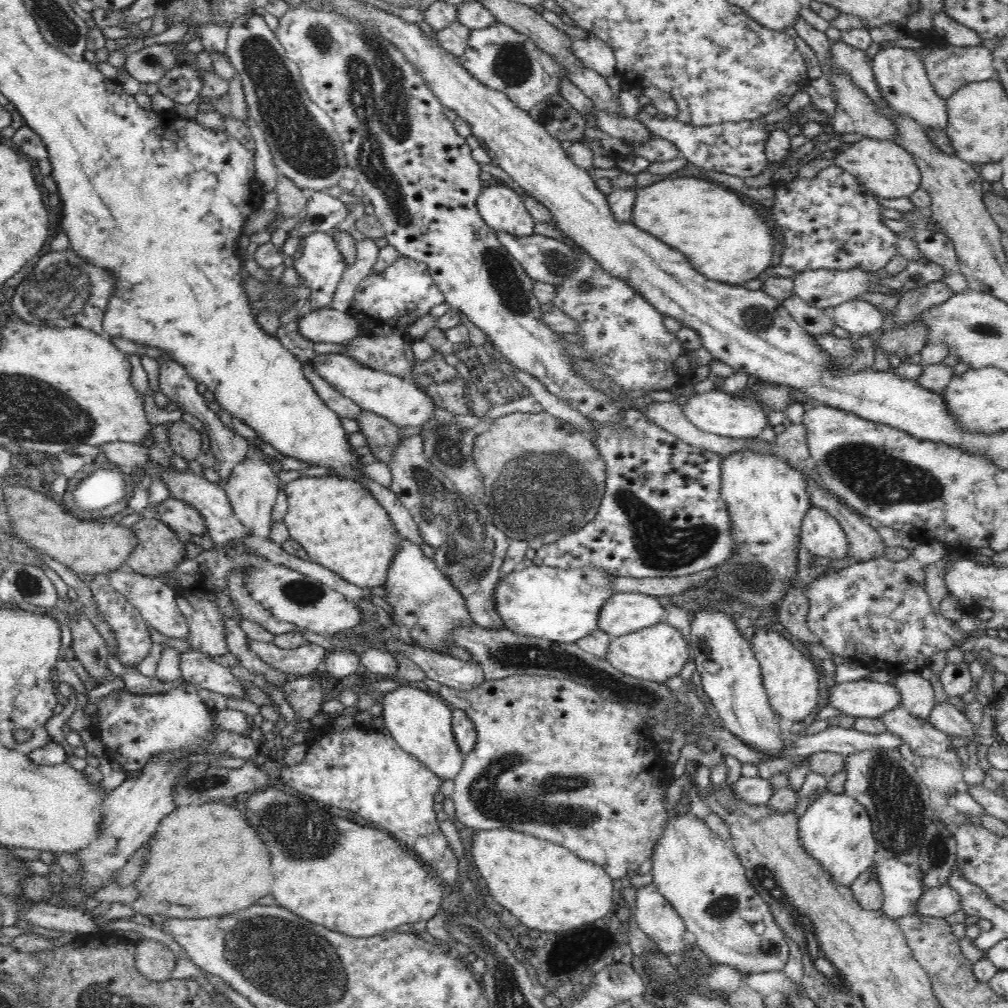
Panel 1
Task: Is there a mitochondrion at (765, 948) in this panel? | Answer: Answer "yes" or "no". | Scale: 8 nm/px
yes

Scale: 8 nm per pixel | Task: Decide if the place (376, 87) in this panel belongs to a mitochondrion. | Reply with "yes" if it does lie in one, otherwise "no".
yes

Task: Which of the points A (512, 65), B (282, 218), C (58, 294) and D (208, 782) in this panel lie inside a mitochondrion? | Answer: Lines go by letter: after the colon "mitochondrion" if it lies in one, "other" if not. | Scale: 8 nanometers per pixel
A: mitochondrion
B: other
C: mitochondrion
D: mitochondrion

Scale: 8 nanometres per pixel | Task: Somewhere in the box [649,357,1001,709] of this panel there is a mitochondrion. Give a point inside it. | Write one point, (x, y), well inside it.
(867, 472)

